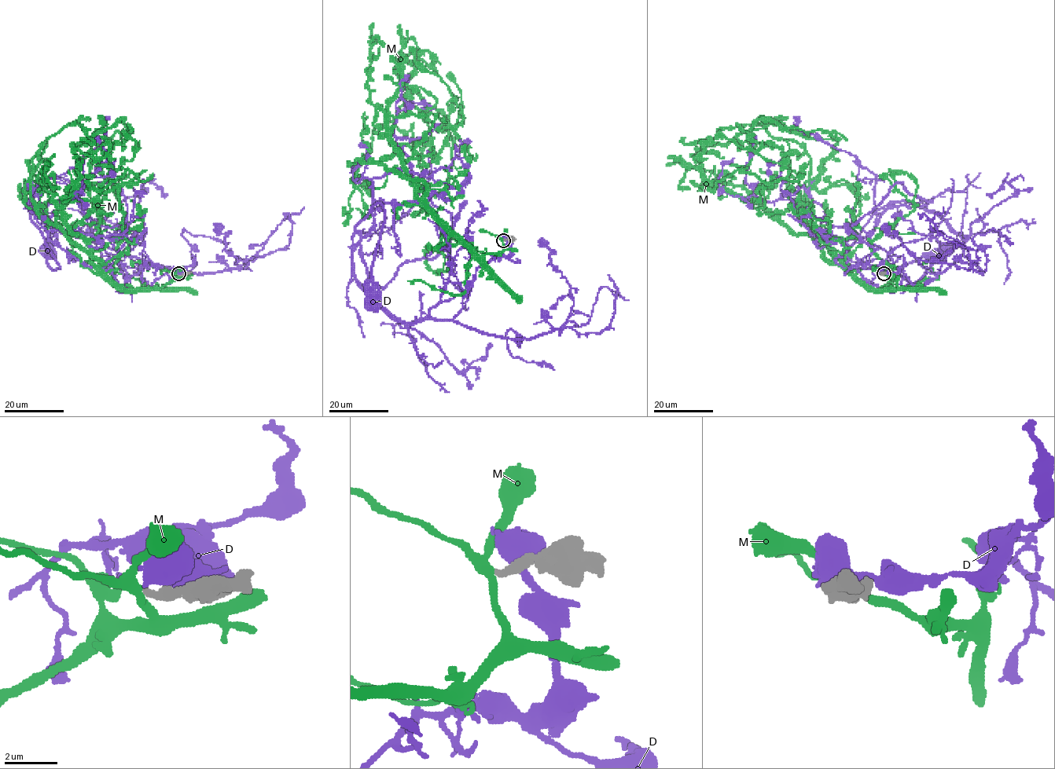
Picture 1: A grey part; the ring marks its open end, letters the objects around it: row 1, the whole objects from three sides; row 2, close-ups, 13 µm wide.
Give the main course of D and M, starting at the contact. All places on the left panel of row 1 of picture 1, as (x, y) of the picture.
D: (181, 273), (170, 269), (149, 285), (127, 255), (62, 233), (27, 201), (59, 269), (46, 263), (47, 248)
M: (178, 273), (160, 287), (124, 289), (64, 219), (79, 175), (72, 145), (118, 119), (127, 126), (122, 140)

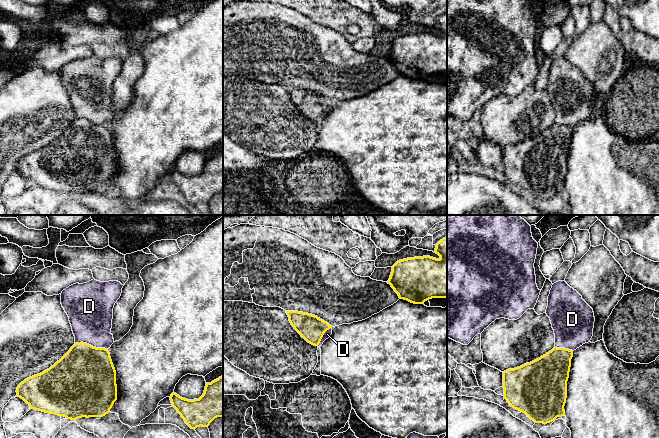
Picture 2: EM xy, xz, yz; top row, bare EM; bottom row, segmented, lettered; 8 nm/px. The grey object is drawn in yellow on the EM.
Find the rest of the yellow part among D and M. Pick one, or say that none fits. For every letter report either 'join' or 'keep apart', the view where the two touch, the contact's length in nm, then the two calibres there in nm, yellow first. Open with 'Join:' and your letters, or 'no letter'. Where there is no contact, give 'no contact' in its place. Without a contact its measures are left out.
Join: M
D: keep apart; meets yellow in xy; contact 280 nm long; 480 nm thick on the yellow side, 360 nm on the other
M: join; no contact

